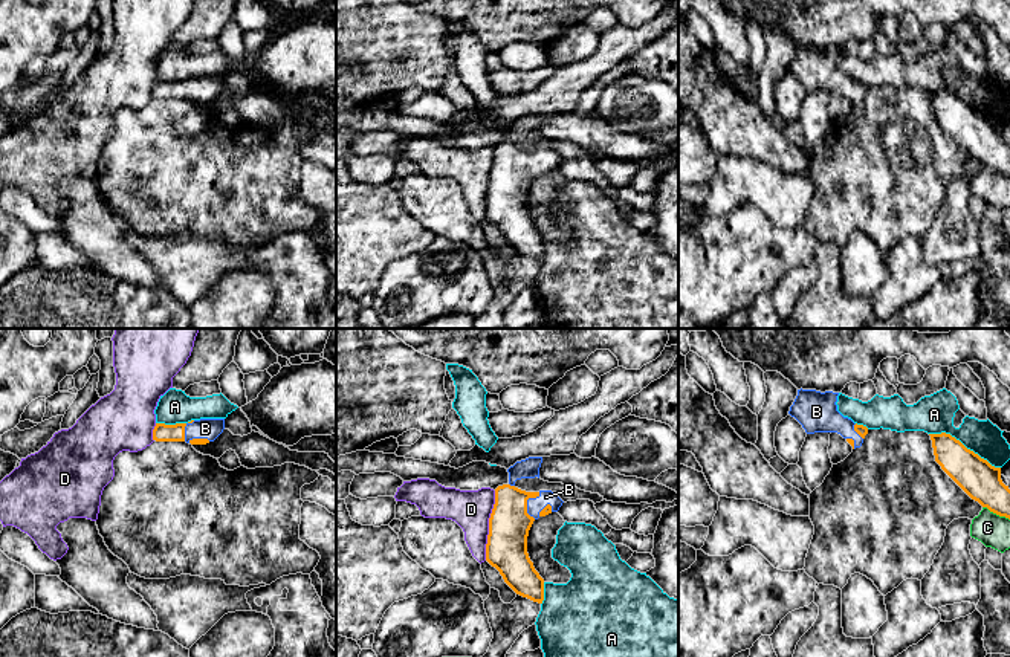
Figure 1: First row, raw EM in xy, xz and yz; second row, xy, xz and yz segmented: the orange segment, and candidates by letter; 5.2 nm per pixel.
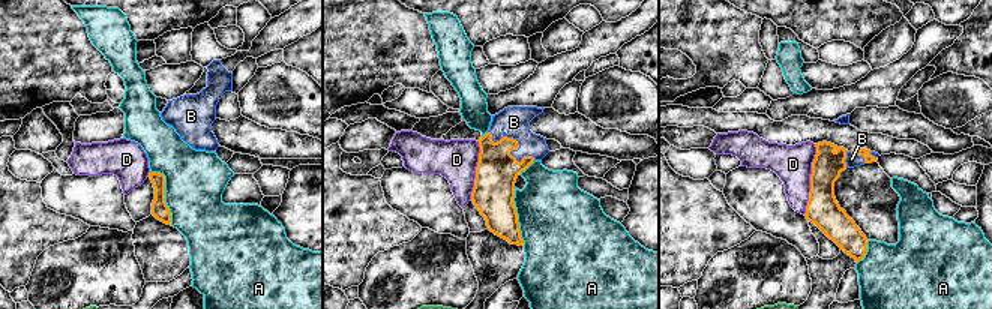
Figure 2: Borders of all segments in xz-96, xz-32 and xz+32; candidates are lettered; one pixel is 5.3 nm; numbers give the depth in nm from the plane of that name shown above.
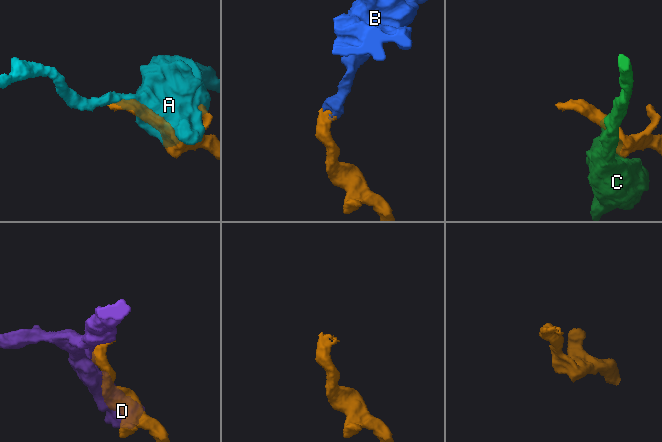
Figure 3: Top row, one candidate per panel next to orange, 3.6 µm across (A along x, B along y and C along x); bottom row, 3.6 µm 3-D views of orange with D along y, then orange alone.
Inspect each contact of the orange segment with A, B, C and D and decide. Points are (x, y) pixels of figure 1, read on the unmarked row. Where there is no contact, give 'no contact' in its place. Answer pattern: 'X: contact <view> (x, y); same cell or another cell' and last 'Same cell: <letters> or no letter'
A: contact yz (963, 103); another cell
B: contact xz (526, 162); same cell
C: contact yz (997, 171); another cell
D: contact xz (489, 184); another cell
Same cell: B

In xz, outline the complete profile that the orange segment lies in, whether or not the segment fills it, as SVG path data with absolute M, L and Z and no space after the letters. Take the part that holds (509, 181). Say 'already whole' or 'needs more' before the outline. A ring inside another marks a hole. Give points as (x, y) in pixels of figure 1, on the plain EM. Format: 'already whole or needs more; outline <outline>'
needs more; outline M529 115L507 127L509 141L495 147L495 162L489 176L486 218L520 254L544 258L544 237L527 211L527 194L535 177L558 170L562 157L556 150L526 150L515 144L521 136L539 136L542 115Z

